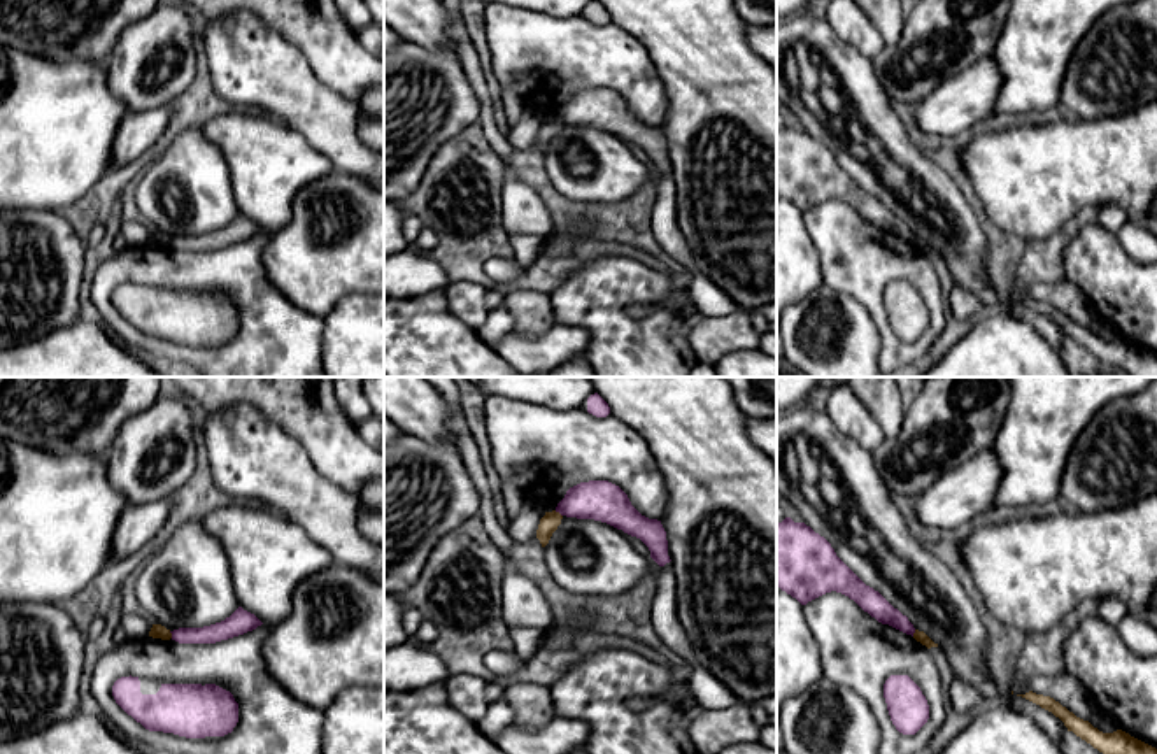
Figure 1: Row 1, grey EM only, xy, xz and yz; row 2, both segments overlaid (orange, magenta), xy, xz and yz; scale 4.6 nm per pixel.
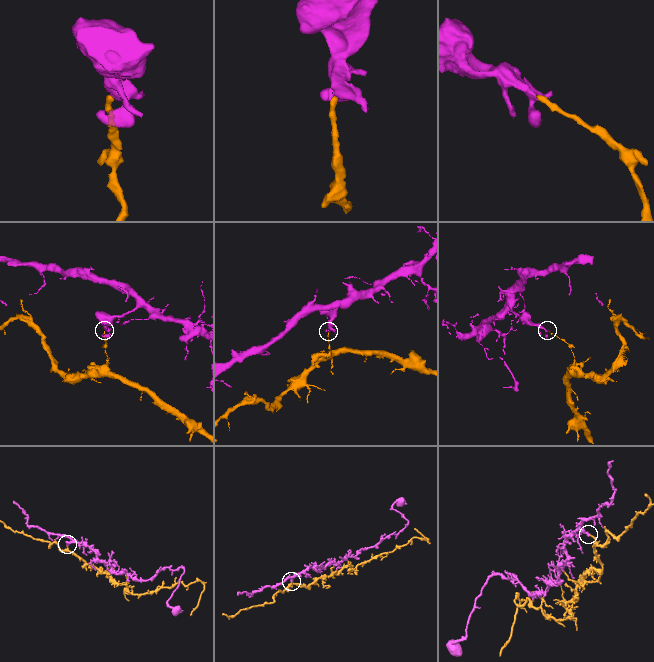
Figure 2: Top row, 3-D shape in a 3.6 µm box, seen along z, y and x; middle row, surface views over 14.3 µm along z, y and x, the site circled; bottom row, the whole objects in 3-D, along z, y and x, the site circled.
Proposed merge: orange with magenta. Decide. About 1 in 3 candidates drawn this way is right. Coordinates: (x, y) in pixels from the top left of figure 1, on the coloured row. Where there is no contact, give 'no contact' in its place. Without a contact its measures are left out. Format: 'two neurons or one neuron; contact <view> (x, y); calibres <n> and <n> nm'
two neurons; contact xz (558, 512); calibres 90 and 190 nm

